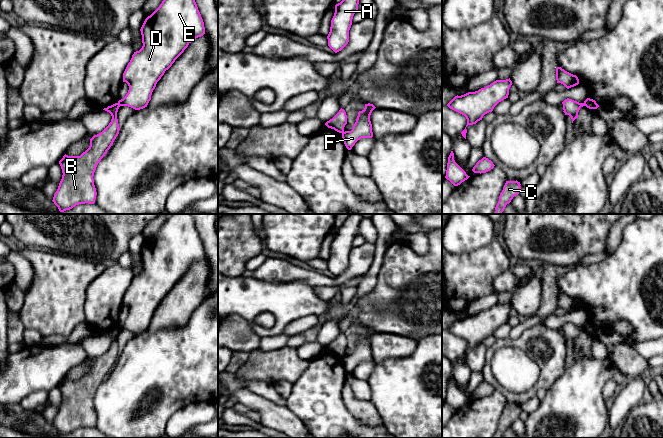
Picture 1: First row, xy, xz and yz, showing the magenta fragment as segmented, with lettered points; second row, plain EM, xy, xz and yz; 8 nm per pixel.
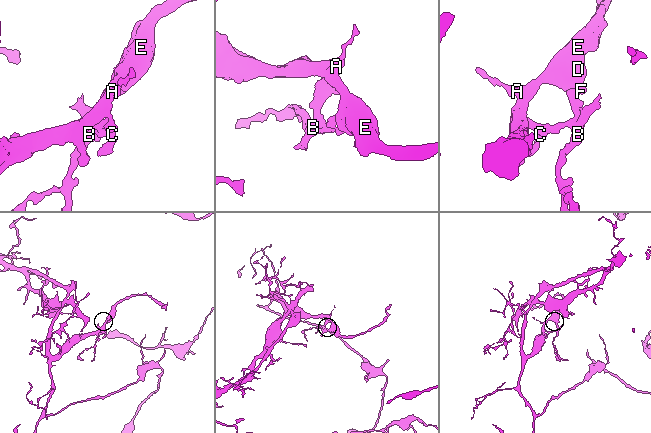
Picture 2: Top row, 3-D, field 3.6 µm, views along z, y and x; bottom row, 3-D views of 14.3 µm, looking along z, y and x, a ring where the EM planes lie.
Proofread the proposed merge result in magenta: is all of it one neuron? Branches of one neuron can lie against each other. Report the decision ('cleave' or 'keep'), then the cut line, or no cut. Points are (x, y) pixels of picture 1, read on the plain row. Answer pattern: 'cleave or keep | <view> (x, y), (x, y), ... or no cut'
cleave | xy (118, 326), (120, 329)

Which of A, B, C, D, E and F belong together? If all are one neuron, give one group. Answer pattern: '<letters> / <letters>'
A D E F / B C

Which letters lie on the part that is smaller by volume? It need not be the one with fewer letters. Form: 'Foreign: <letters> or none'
Foreign: B, C

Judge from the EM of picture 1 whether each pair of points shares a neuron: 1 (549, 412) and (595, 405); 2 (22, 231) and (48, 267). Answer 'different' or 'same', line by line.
1: same
2: different

